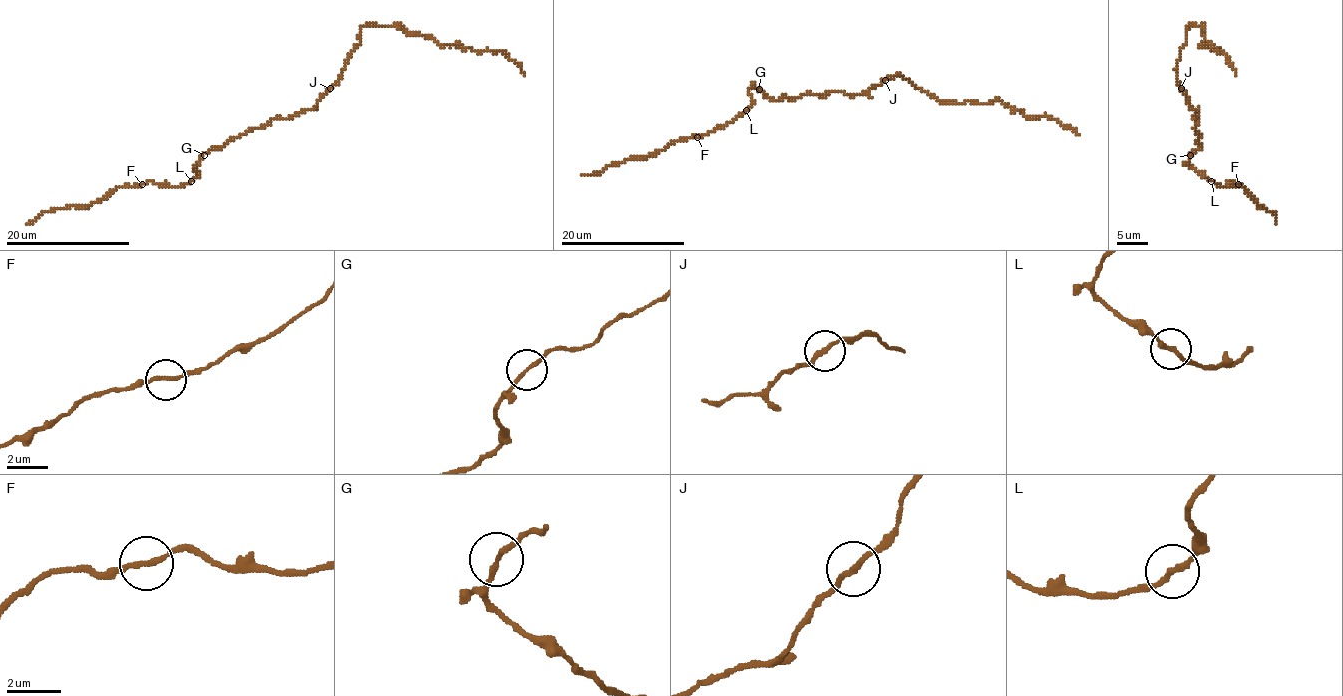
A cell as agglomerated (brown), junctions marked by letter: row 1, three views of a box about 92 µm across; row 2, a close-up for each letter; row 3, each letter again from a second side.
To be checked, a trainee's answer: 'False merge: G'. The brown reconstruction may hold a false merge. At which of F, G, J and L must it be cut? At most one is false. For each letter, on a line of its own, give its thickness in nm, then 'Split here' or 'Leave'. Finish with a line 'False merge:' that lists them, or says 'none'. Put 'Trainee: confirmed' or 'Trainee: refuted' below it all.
F: Thickness 180 nm. Leave
G: Thickness 180 nm. Leave
J: Thickness 180 nm. Leave
L: Thickness 190 nm. Leave
False merge: none
Trainee: refuted

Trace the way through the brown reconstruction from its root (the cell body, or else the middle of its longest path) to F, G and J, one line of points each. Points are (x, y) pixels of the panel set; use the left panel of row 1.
F: (284, 118), (210, 149), (194, 164), (196, 177), (186, 184), (142, 184)
G: (284, 118), (273, 118), (265, 126), (248, 129), (222, 147), (213, 147), (203, 155)
J: (284, 118), (310, 110), (330, 89)

